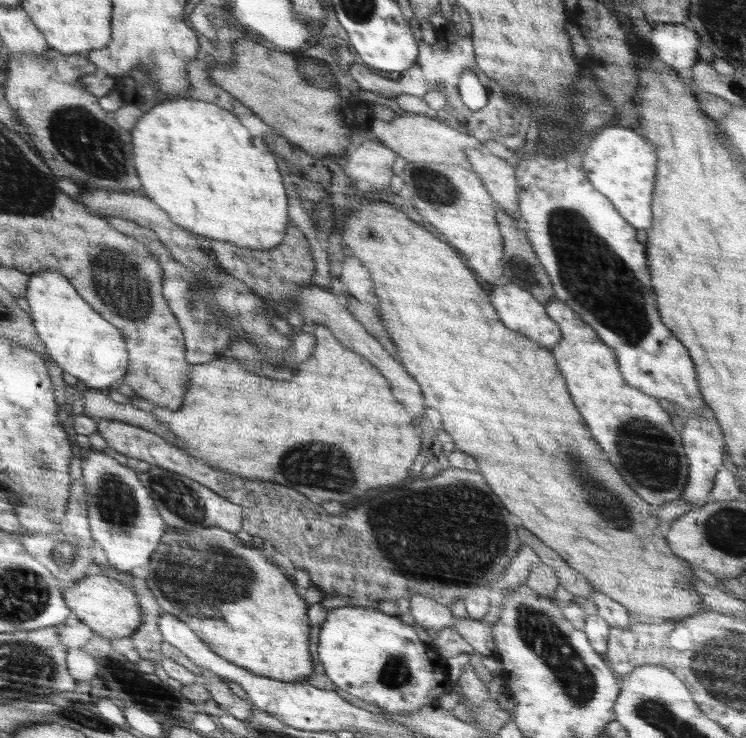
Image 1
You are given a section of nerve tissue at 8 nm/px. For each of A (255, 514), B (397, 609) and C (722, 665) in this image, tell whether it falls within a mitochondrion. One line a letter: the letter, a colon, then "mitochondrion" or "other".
A: other
B: other
C: mitochondrion

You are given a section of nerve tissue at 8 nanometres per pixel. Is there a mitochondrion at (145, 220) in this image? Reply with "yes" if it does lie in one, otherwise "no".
no

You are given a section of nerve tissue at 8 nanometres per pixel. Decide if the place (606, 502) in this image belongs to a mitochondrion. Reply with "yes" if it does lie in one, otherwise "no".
yes

